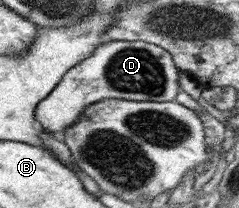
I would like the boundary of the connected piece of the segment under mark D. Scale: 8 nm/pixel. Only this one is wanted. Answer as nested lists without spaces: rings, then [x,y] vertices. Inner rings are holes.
[[[145,41],[105,42],[99,49],[95,49],[95,53],[87,61],[73,67],[49,97],[41,101],[36,110],[36,121],[47,131],[62,136],[67,127],[77,125],[81,121],[81,115],[85,115],[85,109],[89,109],[89,105],[95,105],[98,101],[111,98],[129,101],[175,101],[177,93],[182,91],[180,73],[180,69],[176,69],[172,54],[163,46]]]

